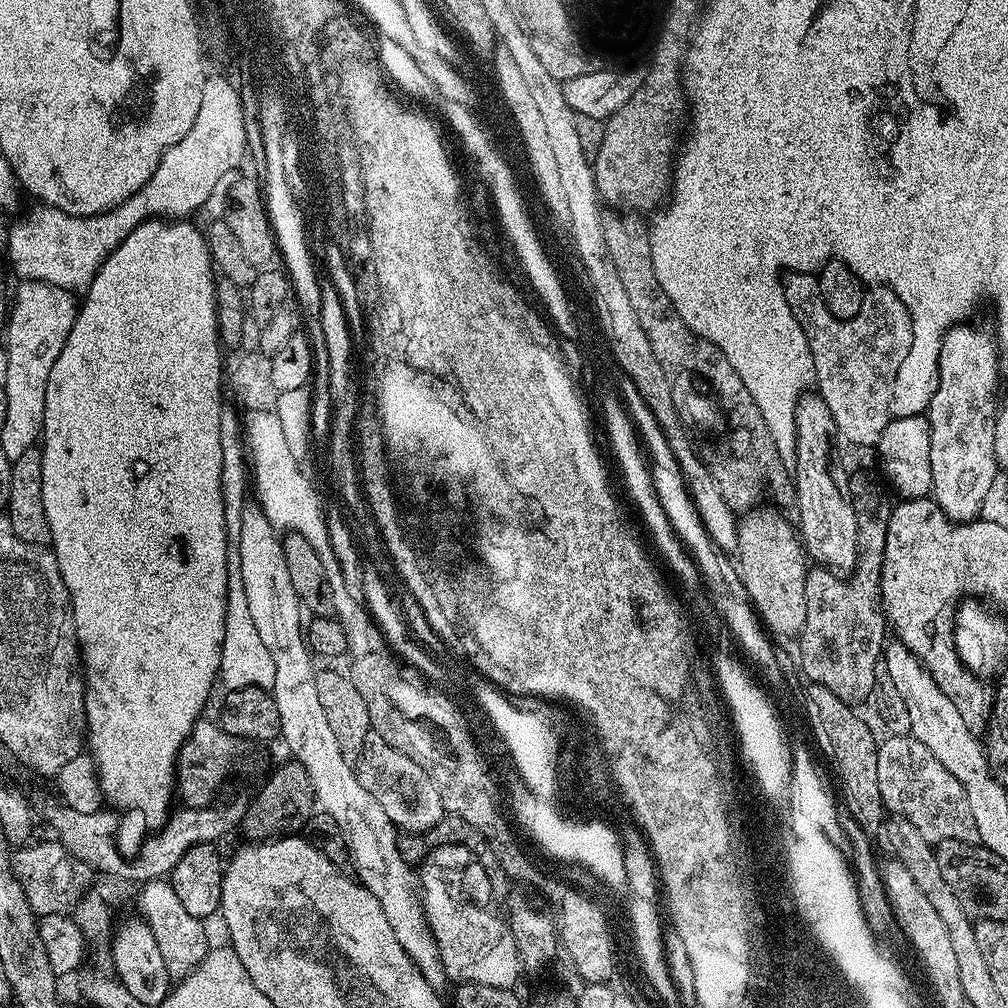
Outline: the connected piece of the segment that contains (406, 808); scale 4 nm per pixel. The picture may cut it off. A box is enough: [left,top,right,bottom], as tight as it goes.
[358,730,446,833]

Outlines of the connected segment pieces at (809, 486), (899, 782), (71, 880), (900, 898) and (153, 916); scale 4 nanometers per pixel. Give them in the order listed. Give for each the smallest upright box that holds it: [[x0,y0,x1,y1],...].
[[794,394,858,574],[877,735,979,846],[11,839,94,917],[879,858,964,1004],[136,879,210,982]]

